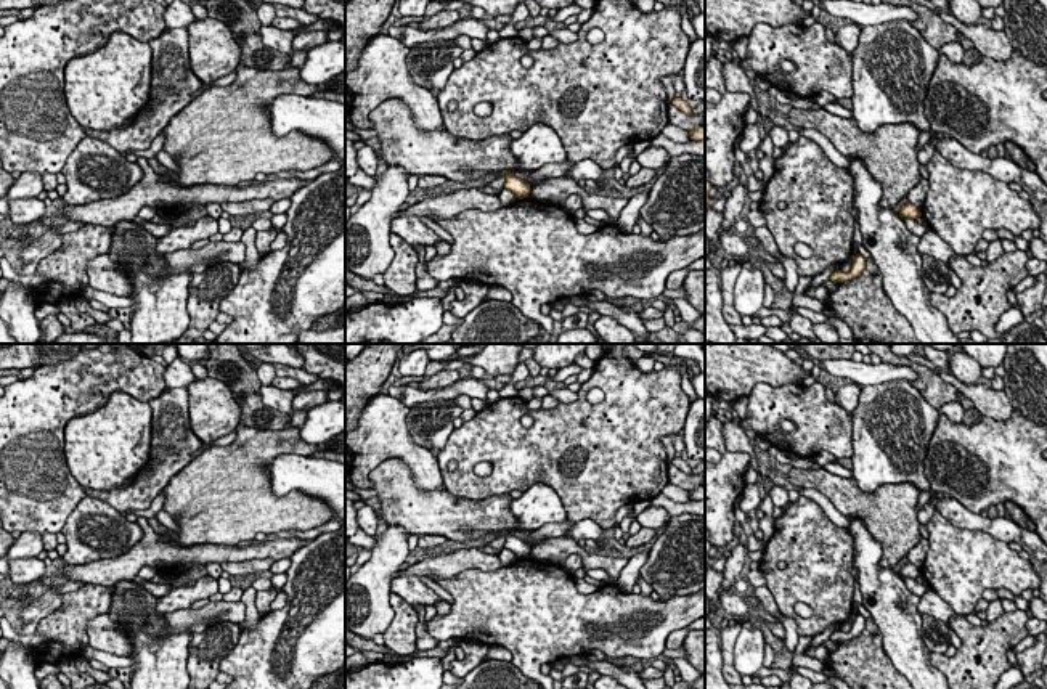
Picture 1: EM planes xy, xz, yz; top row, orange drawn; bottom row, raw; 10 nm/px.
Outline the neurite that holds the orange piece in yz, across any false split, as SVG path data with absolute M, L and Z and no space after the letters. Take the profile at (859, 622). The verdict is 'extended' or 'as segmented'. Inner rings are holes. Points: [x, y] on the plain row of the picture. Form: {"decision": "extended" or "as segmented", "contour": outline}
{"decision": "as segmented", "contour": "M856 614L856 618L853 622L849 633L843 633L841 630L837 630L830 634L829 639L833 642L843 642L843 641L859 636L864 628L866 628L866 618L861 614Z"}

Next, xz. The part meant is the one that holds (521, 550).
{"decision": "as segmented", "contour": "M504 530L504 532L506 532L504 548L509 549L509 551L512 551L517 559L527 557L530 554L530 549L532 549L530 544L525 543L524 540L514 536L511 533L511 530Z"}

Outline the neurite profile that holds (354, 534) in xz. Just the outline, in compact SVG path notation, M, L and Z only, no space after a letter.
M345 498L345 541L356 546L358 549L373 551L376 546L376 538L368 536L356 522L356 509L353 501Z

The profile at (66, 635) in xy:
M92 583L63 594L61 607L37 625L35 633L43 634L47 641L31 649L35 663L56 665L82 655L88 646L87 625L92 618L109 612L111 596L112 588Z

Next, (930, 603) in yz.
M928 588L917 605L920 614L928 614L936 620L949 623L949 618L955 615L952 607L931 588Z

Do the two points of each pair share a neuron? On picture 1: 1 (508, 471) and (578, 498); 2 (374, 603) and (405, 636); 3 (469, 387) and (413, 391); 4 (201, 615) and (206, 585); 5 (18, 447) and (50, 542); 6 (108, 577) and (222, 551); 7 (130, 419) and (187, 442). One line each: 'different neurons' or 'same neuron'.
1: same neuron
2: different neurons
3: same neuron
4: different neurons
5: different neurons
6: same neuron
7: different neurons

